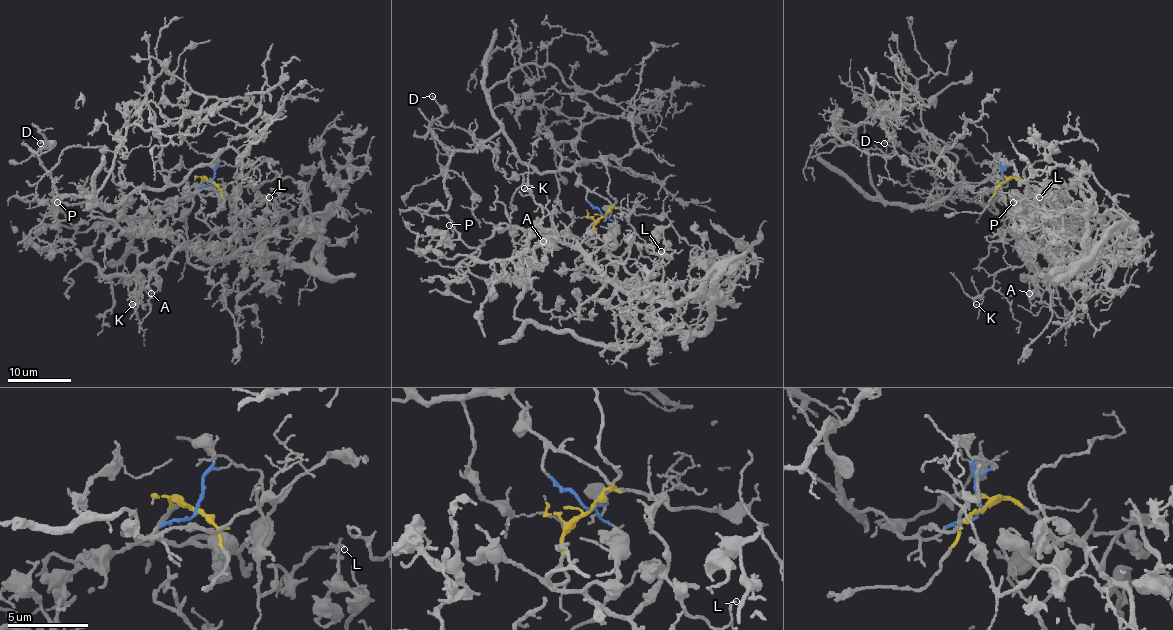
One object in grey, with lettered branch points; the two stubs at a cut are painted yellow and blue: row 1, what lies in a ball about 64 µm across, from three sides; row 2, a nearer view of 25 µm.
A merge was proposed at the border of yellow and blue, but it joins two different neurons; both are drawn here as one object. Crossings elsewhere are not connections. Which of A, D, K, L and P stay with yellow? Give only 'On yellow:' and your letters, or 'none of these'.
On yellow: A, K, L, P

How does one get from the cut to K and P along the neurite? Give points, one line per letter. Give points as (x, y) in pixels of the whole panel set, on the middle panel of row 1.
K: (604, 216), (590, 244), (635, 276), (640, 296), (615, 287), (558, 236), (550, 214), (528, 186), (523, 189)
P: (604, 216), (590, 244), (640, 296), (555, 233), (547, 261), (484, 279), (449, 225)

